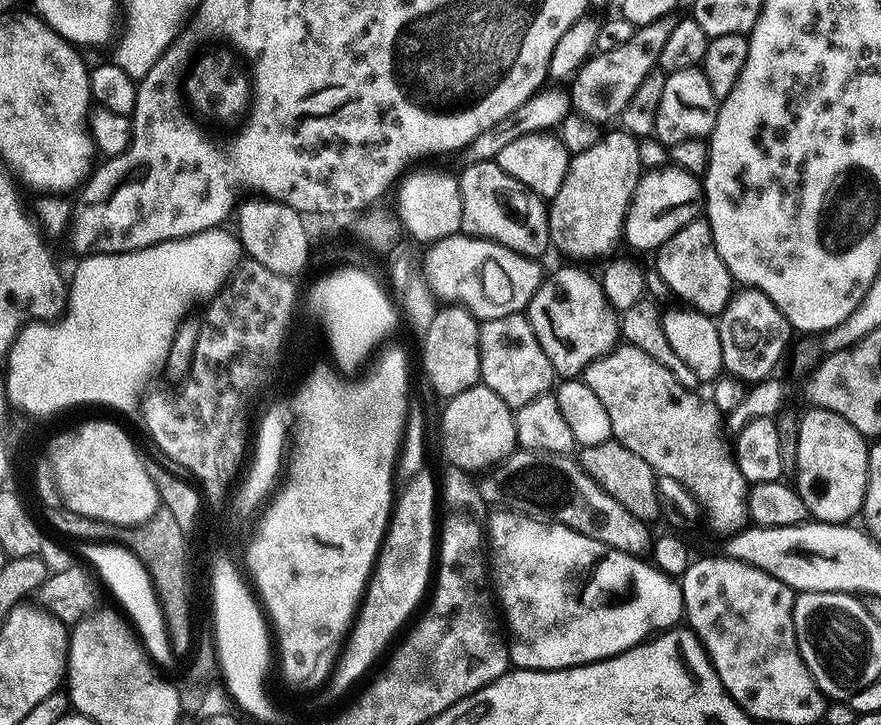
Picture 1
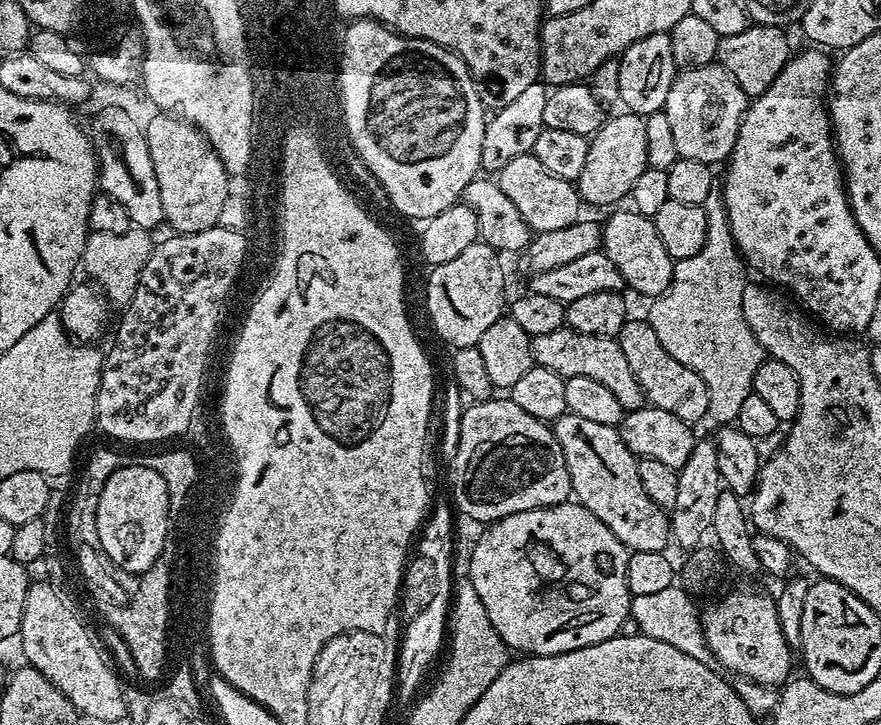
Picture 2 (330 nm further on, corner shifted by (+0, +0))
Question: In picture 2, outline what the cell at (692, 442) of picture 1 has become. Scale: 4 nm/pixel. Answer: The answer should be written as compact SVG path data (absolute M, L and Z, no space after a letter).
M565 326L550 334L533 336L532 358L535 367L549 368L559 376L594 378L594 382L602 382L602 386L607 386L614 393L614 398L618 398L625 413L645 407L644 391L640 389L640 383L636 381L630 370L630 362L626 362L626 354L622 354L619 339L610 336L582 334Z

